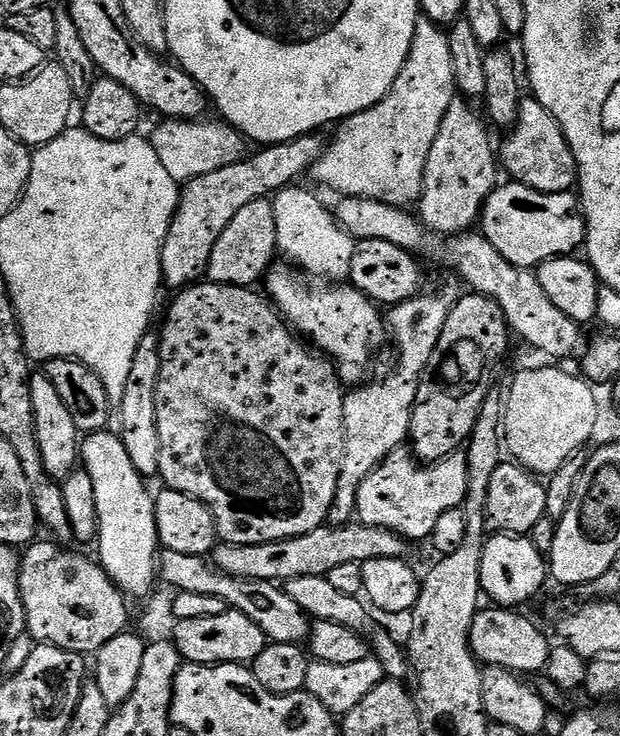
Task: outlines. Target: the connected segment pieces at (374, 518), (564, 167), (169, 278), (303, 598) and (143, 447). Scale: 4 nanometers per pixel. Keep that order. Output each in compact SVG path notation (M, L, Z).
M397 450L391 452L358 488L356 516L359 523L385 528L409 542L427 541L438 518L442 518L446 510L461 507L467 493L468 457L463 451L437 464L423 465L411 451Z
M535 98L521 99L516 127L505 136L508 137L504 145L498 148L498 160L503 171L505 168L515 183L546 194L571 192L577 187L576 163L570 142L566 142L566 134L562 134L558 118L554 118L554 114L550 114L550 110L546 110L546 106L539 104Z
M319 131L307 132L290 142L261 147L256 150L260 152L245 155L234 166L224 166L222 170L214 170L214 174L202 174L187 181L180 189L180 201L162 246L160 275L163 283L167 287L169 284L172 290L183 290L197 283L207 273L214 242L222 238L222 230L230 226L234 214L250 202L295 185L299 181L296 179L311 170L323 154L326 140L320 136L323 135Z
M311 576L310 578L294 578L293 580L287 581L286 591L290 594L290 598L294 598L294 602L298 602L298 606L305 612L305 614L310 617L313 621L317 620L329 620L334 622L338 626L346 626L352 632L356 633L358 636L365 638L370 637L370 648L374 653L376 659L382 662L384 667L385 677L391 678L393 680L403 681L405 679L404 675L409 675L410 665L408 662L408 657L406 655L405 649L387 632L386 629L380 628L376 633L373 634L371 640L371 632L375 630L376 624L372 621L373 613L370 611L369 605L365 603L360 596L351 596L350 594L342 594L334 586L330 586L330 582L326 576Z
M149 330L138 342L138 350L134 350L134 362L130 366L130 375L122 393L122 406L118 409L122 414L122 430L119 437L125 444L126 451L134 464L134 469L145 478L159 477L162 462L162 442L158 439L158 374L162 370L160 357L160 337Z

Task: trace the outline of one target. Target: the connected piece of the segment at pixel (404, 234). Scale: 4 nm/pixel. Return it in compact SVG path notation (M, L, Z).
M346 196L339 203L340 205L335 205L334 208L336 221L355 240L385 240L386 242L394 242L394 246L411 252L417 258L423 258L425 261L427 261L426 259L433 260L434 263L441 264L444 268L453 268L469 284L467 287L471 291L482 294L486 298L494 298L494 302L498 302L498 306L502 306L502 314L506 314L509 329L515 335L517 332L534 351L541 352L544 356L553 356L556 359L553 361L556 362L564 362L560 360L568 360L571 356L579 357L581 355L582 349L586 344L586 336L580 333L583 332L581 325L575 324L570 318L566 318L566 314L562 314L562 310L558 310L558 306L554 306L554 302L550 302L549 296L543 292L542 285L538 282L533 269L519 268L514 266L514 262L506 262L506 258L502 258L502 254L498 254L498 250L494 250L494 246L490 246L488 239L479 231L469 230L455 234L438 232L435 228L430 228L427 224L423 224L419 215L412 213L411 216L411 211L395 208L393 204L387 204L381 200L371 200L361 196Z

